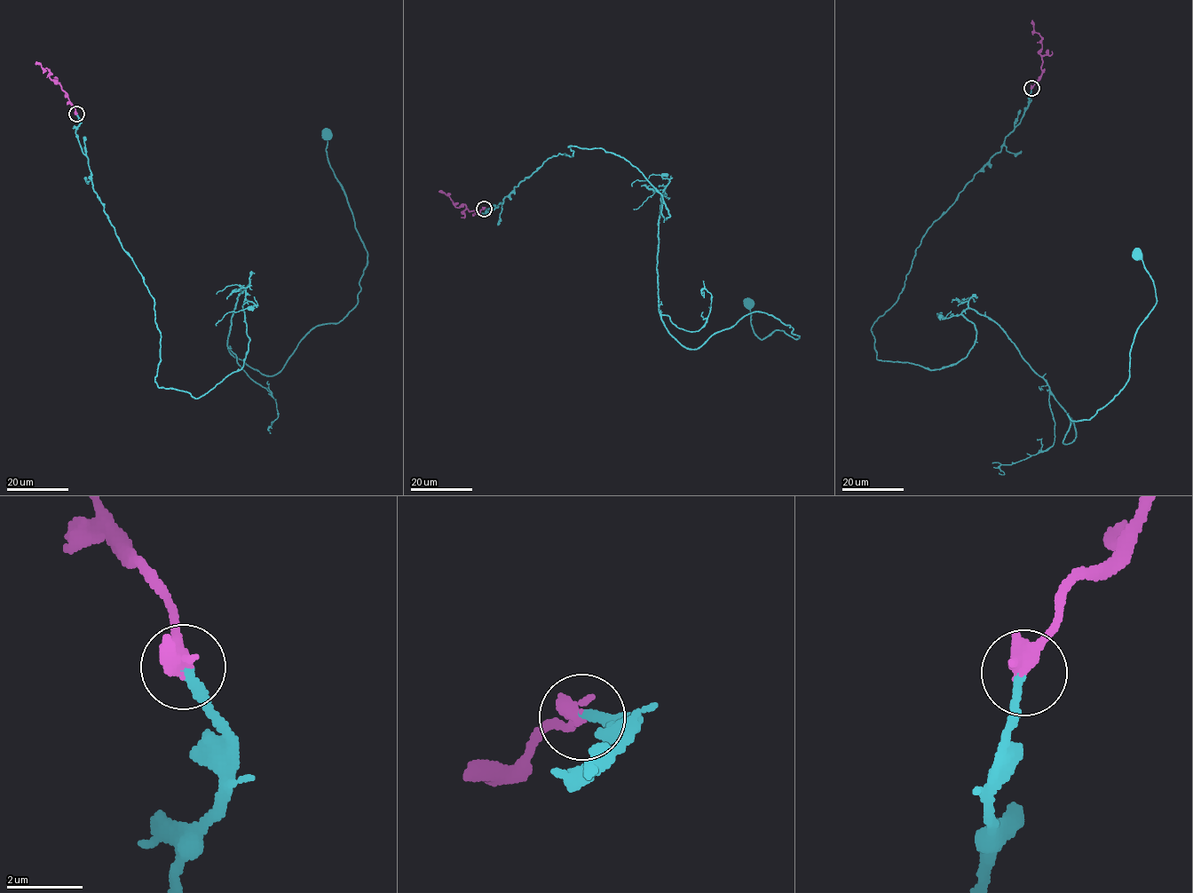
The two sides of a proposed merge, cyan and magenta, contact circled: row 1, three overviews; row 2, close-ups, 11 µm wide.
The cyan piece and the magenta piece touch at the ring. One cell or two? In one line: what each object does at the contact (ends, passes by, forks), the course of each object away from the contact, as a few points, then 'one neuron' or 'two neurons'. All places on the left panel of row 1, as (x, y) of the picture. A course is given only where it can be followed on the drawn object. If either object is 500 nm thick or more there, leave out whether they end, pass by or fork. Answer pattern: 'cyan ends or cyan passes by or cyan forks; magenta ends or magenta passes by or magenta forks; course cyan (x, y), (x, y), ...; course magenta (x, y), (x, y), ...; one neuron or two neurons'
course cyan (76, 114), (155, 382), (197, 398), (241, 368), (245, 289), (228, 349), (270, 375), (357, 303), (327, 132); course magenta (76, 114), (67, 94), (50, 77), (49, 70), (35, 63); one neuron

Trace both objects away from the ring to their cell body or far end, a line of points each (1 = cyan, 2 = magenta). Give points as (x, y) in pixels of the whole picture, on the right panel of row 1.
1: (1031, 88), (877, 359), (955, 365), (972, 308), (1068, 444), (1129, 377), (1139, 253)
2: (1031, 88), (1041, 74), (1042, 61), (1038, 53), (1042, 45), (1041, 37), (1034, 31), (1031, 21)

